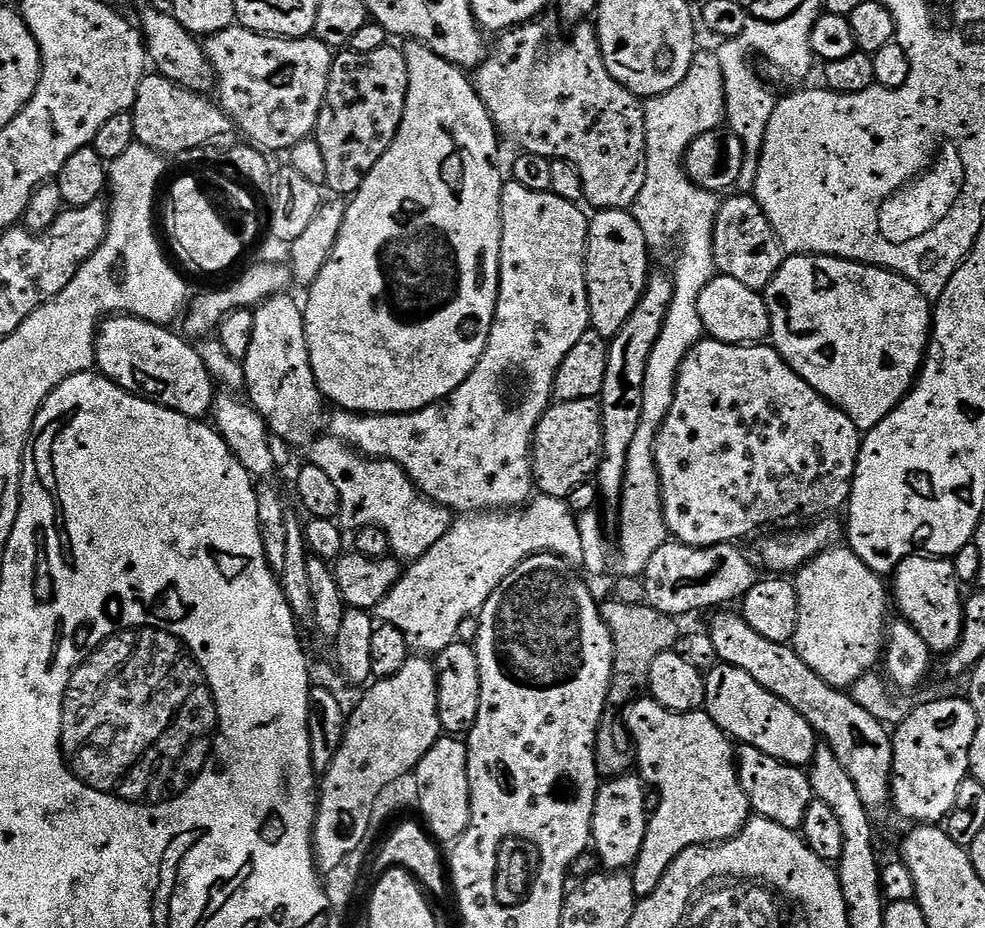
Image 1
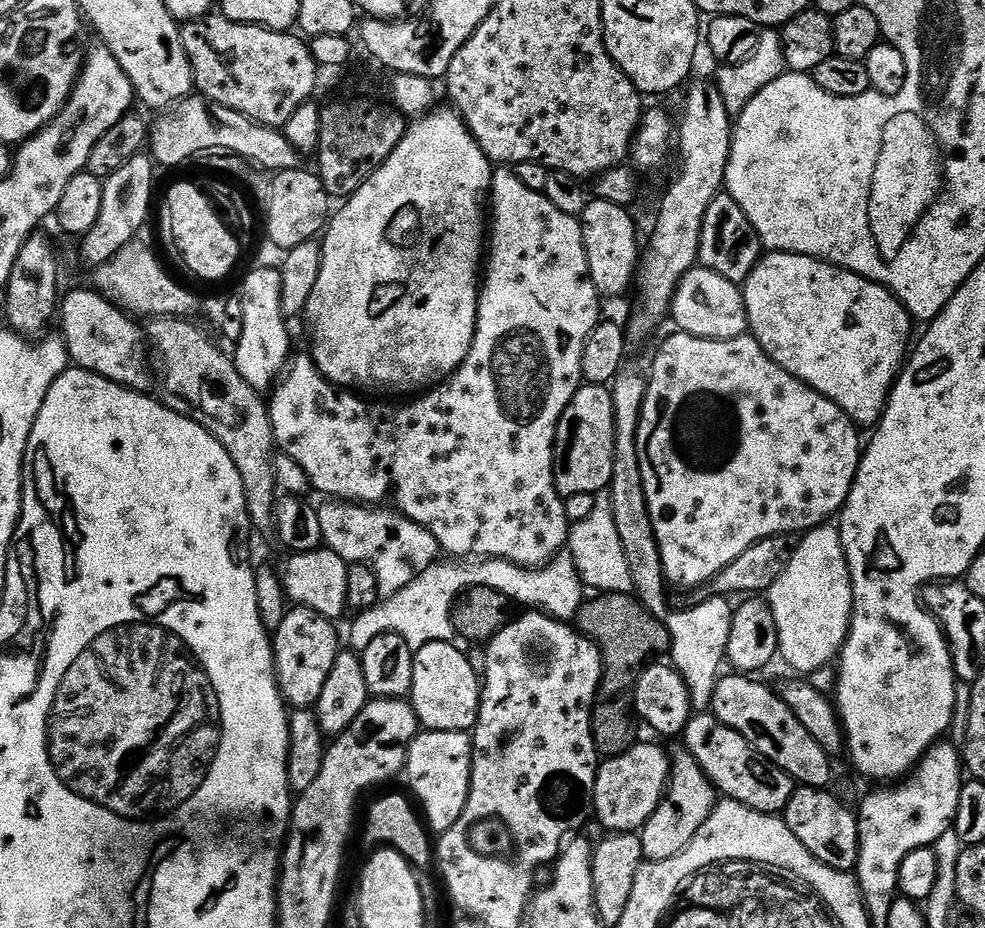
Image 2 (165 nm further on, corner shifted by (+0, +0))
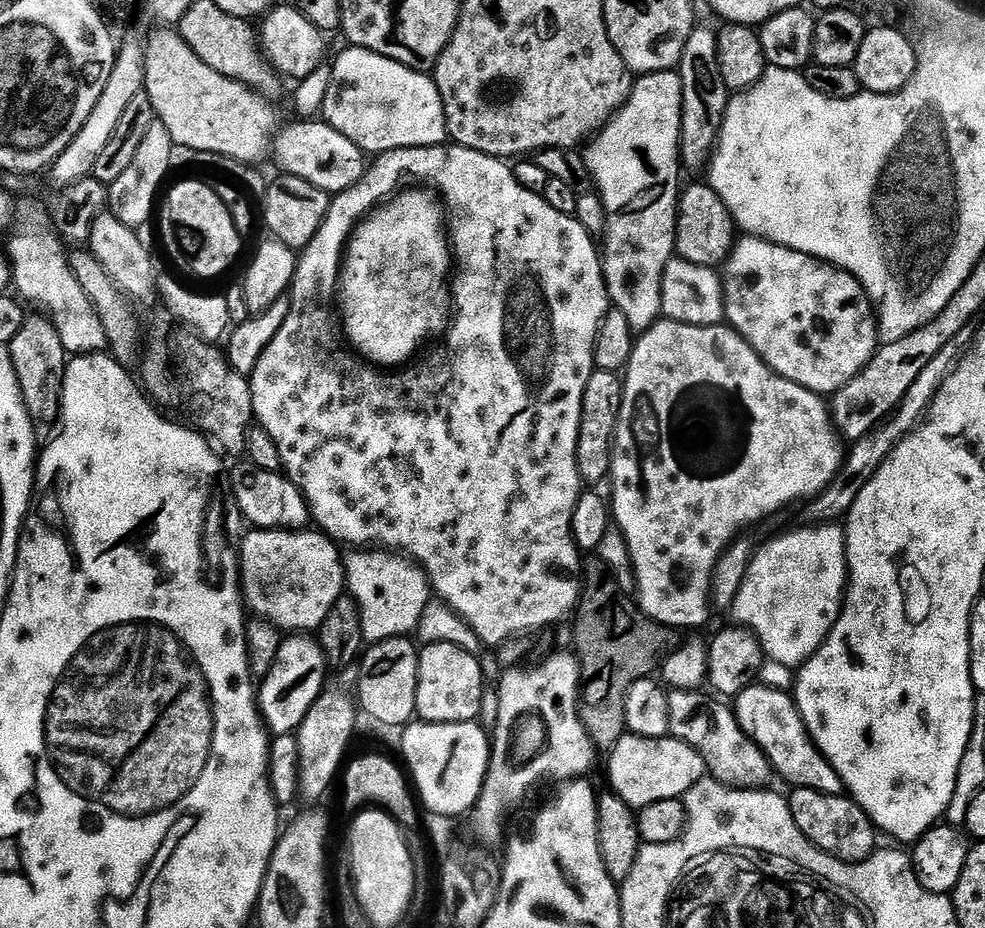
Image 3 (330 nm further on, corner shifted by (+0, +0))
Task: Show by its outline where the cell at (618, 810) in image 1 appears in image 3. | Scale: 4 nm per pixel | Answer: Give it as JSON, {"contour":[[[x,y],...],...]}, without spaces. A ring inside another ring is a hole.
{"contour":[[[625,734],[607,756],[611,791],[634,810],[649,808],[664,800],[680,800],[706,776],[706,765],[700,754],[686,741],[673,739],[671,735],[651,740]]]}

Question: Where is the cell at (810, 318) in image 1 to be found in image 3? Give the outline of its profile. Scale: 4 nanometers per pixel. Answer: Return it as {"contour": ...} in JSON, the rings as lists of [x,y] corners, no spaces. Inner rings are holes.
{"contour":[[[745,235],[737,239],[724,261],[722,281],[727,323],[768,363],[769,368],[812,392],[836,393],[863,371],[878,349],[878,320],[874,309],[864,294],[864,287],[842,268],[834,268],[813,256],[768,240]]]}

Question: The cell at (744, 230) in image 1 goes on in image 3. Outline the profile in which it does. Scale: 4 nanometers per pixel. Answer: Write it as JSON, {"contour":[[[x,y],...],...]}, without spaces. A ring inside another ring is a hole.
{"contour":[[[704,183],[683,189],[676,218],[675,255],[679,259],[694,262],[698,266],[716,268],[728,259],[728,253],[737,239],[738,229],[732,221],[730,210],[713,188]]]}

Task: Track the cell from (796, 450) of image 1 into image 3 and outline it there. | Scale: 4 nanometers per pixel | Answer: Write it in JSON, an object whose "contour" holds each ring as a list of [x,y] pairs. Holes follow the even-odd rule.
{"contour":[[[661,318],[656,324],[635,337],[630,362],[622,376],[624,393],[622,406],[616,423],[616,436],[612,439],[612,471],[610,485],[610,516],[615,527],[624,535],[628,554],[632,559],[632,578],[634,581],[634,600],[644,615],[664,624],[667,628],[700,628],[708,620],[710,611],[710,593],[712,575],[729,545],[741,535],[743,528],[796,504],[799,500],[811,501],[831,486],[831,482],[840,472],[846,457],[842,437],[832,423],[829,405],[819,392],[812,392],[800,384],[790,382],[779,376],[764,361],[739,332],[727,323],[714,326],[690,326]]]}

